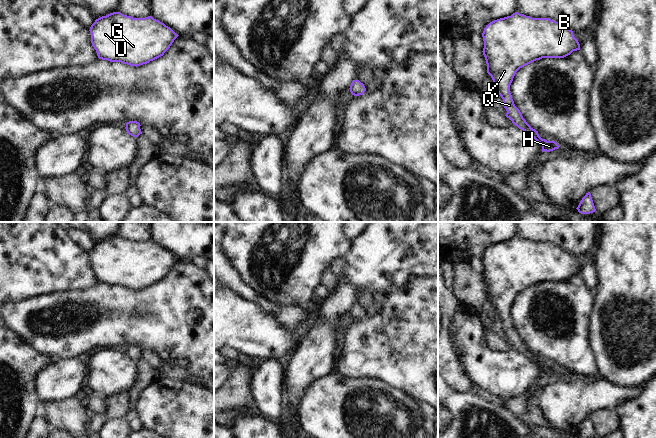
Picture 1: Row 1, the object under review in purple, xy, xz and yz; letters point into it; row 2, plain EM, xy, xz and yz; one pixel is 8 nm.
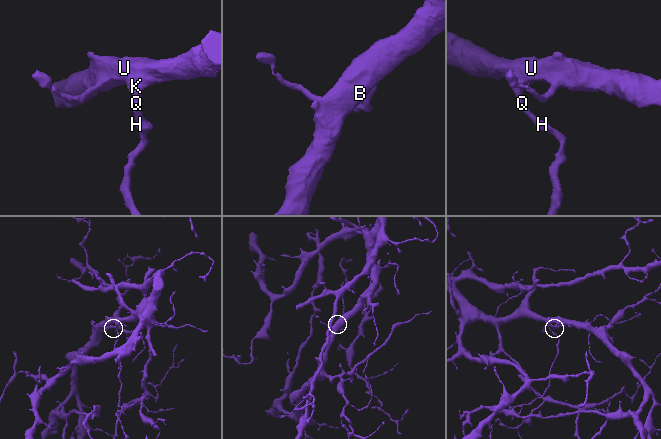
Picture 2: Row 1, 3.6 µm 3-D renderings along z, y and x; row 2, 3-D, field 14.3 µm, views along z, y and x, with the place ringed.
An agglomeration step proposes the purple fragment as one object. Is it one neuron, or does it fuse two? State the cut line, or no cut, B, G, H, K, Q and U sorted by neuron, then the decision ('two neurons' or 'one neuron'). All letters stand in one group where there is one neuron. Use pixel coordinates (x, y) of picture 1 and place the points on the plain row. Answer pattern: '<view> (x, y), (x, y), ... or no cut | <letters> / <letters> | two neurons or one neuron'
no cut | B G H K Q U | one neuron

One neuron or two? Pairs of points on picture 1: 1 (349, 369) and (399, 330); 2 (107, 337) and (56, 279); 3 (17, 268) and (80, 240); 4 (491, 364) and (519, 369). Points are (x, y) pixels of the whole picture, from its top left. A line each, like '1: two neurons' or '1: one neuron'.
1: one neuron
2: two neurons
3: two neurons
4: one neuron

